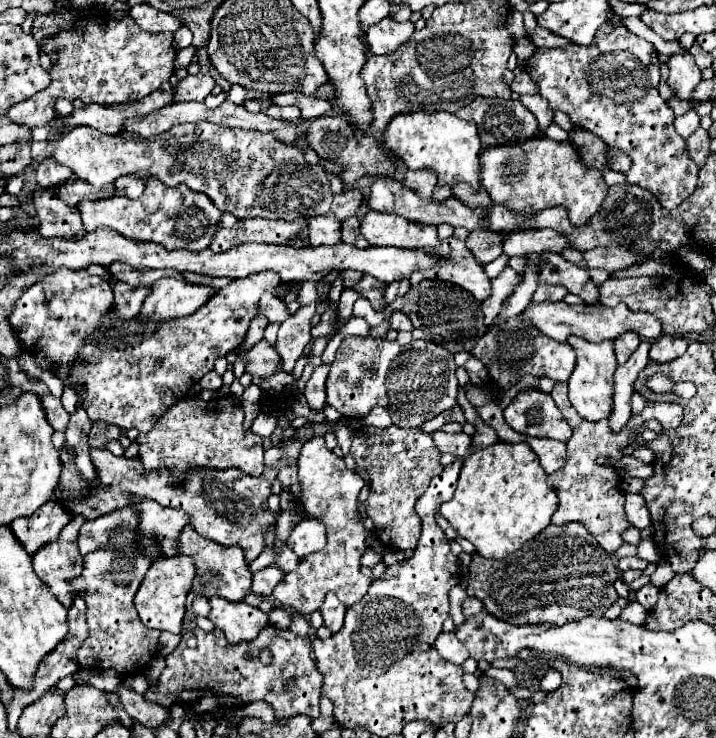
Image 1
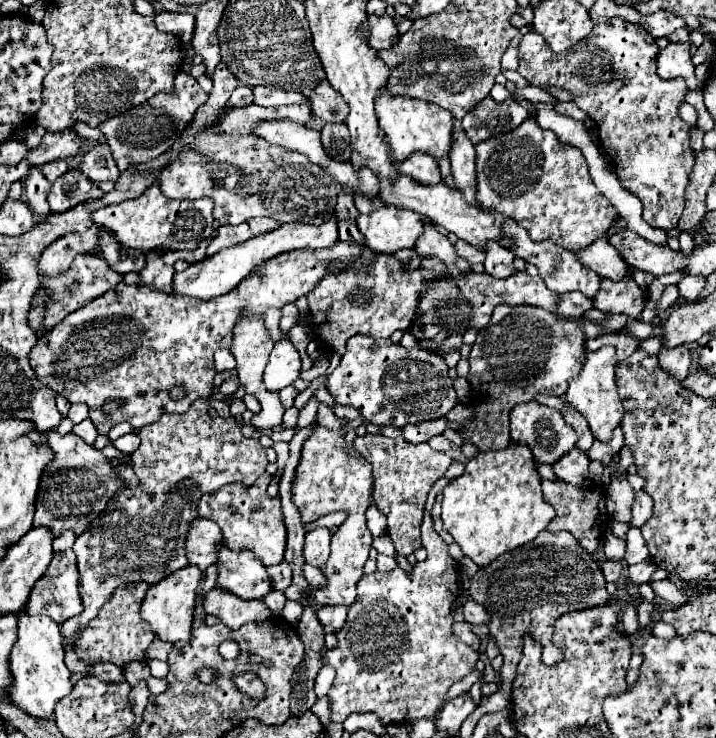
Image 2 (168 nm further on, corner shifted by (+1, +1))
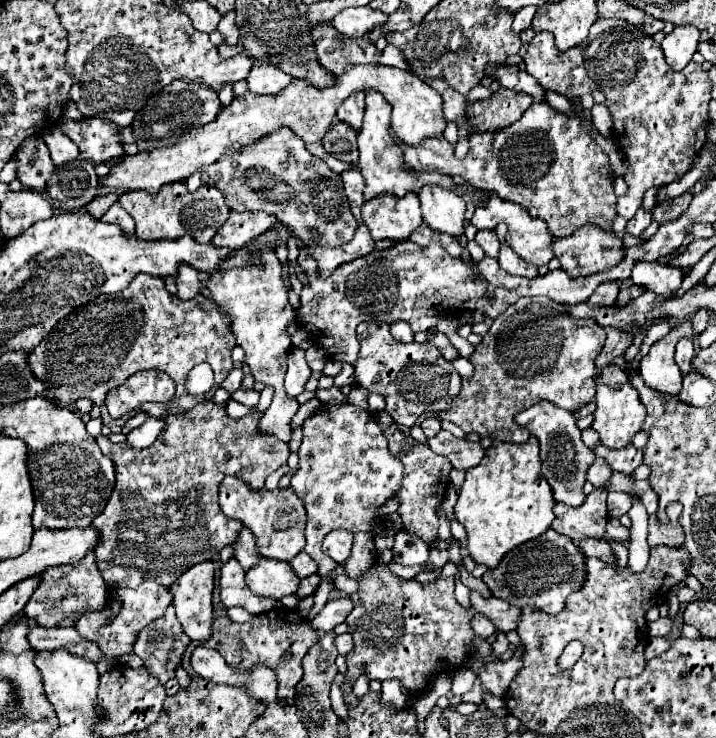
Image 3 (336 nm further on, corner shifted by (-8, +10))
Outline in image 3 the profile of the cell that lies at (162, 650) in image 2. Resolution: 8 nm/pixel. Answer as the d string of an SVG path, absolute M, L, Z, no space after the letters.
M167 614L137 634L133 652L143 660L143 666L151 670L149 674L165 684L175 678L175 672L171 670L181 664L189 642L191 640L185 636L177 616Z

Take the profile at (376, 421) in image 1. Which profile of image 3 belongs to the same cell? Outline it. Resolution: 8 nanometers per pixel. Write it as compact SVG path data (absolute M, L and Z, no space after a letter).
M425 418L421 422L421 428L423 428L423 432L425 432L427 438L433 438L441 430L441 422L437 418Z

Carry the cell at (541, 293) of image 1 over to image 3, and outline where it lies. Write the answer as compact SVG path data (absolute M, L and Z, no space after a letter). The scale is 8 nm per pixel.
M607 282L601 284L595 294L589 298L591 304L603 304L603 306L611 306L617 302L617 294L621 290L621 282Z

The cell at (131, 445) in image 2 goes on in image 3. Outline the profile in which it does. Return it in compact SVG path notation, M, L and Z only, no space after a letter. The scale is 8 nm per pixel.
M147 418L139 428L133 428L129 434L127 434L127 442L135 448L147 448L151 446L159 434L165 430L165 422L159 420L159 418Z

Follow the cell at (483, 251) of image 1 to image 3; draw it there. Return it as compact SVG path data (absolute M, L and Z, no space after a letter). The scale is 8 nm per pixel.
M501 244L501 250L499 250L499 264L501 268L507 272L507 274L513 274L513 276L525 276L525 278L535 278L537 276L537 266L523 260L521 256L517 256L507 244Z

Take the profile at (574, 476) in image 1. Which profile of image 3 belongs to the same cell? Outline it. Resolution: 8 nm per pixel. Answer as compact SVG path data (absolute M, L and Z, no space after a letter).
M591 492L581 508L567 508L557 504L553 508L555 532L579 542L583 538L603 538L605 524L609 520L607 510L607 492Z

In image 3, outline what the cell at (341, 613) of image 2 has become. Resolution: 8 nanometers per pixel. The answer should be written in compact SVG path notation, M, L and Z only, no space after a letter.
M347 598L329 600L323 606L323 610L311 620L311 626L321 632L331 632L335 626L345 622L349 612L351 612L351 600L347 600Z

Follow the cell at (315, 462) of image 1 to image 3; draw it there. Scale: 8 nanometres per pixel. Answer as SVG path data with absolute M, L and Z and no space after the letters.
M349 402L333 406L323 404L315 414L303 422L303 442L299 446L299 468L291 476L291 488L307 508L307 552L321 554L323 538L343 528L355 534L353 552L343 564L347 574L355 580L371 568L377 552L369 526L377 520L377 510L395 496L401 488L403 464L389 452L387 438L369 410L357 408Z

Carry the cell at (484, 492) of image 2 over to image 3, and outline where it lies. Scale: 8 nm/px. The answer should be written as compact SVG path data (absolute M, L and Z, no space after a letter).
M533 436L525 444L493 440L493 444L485 452L483 464L467 470L465 482L459 492L459 500L455 504L455 520L459 524L463 524L467 530L467 548L471 552L471 558L477 564L485 564L487 568L497 568L501 558L509 550L517 548L519 544L523 544L527 540L533 540L533 538L545 534L551 528L551 522L555 520L553 506L555 506L553 492L541 474L539 442Z

